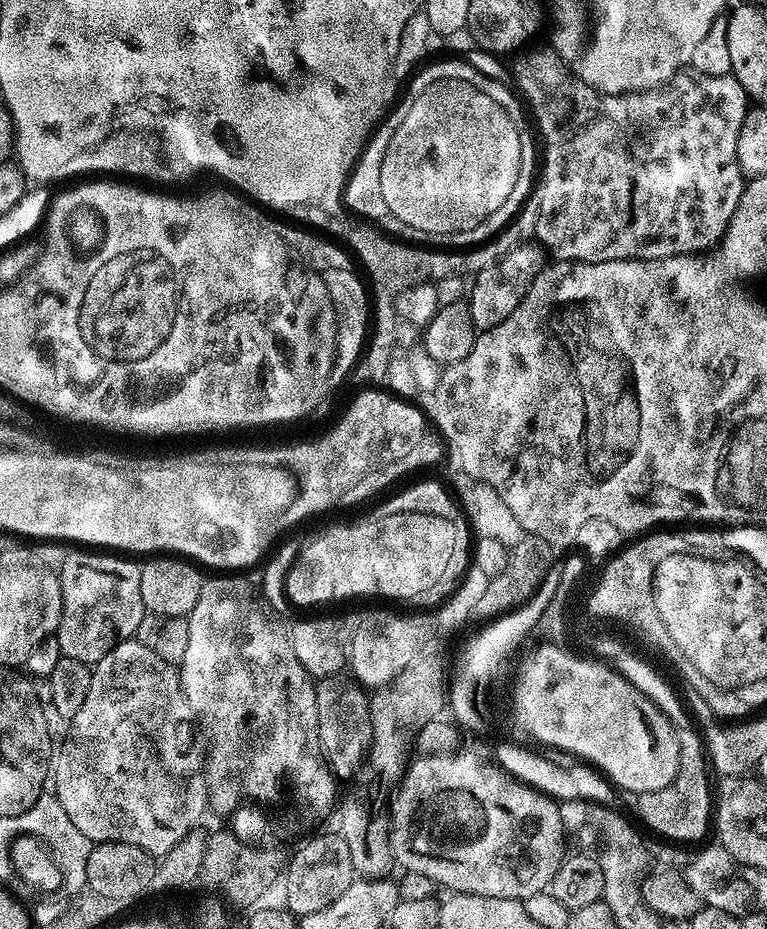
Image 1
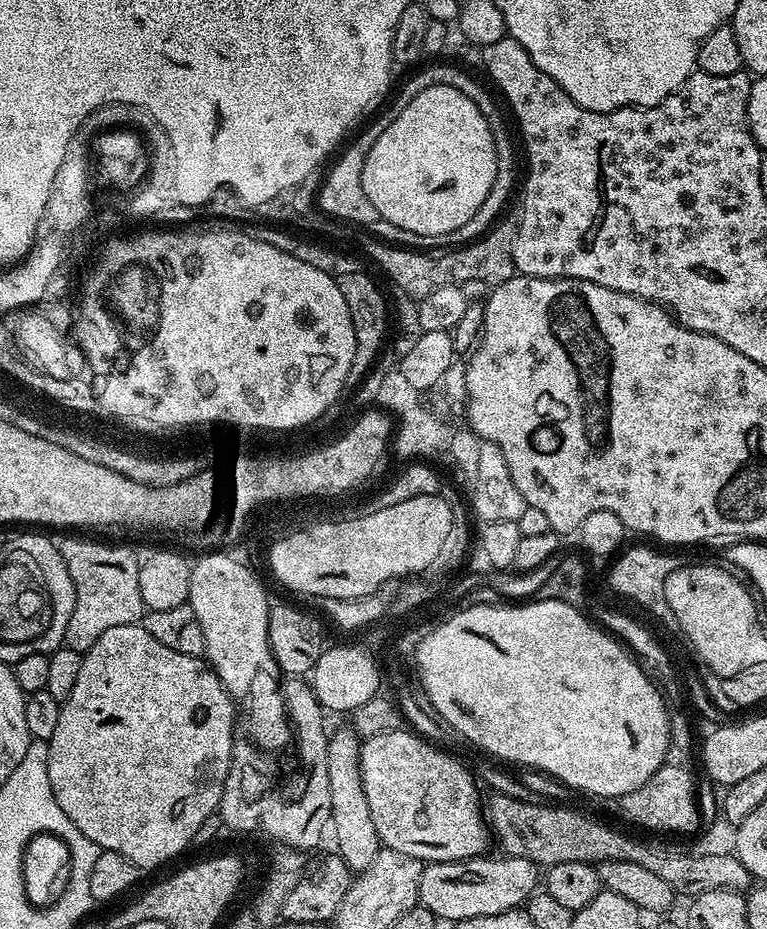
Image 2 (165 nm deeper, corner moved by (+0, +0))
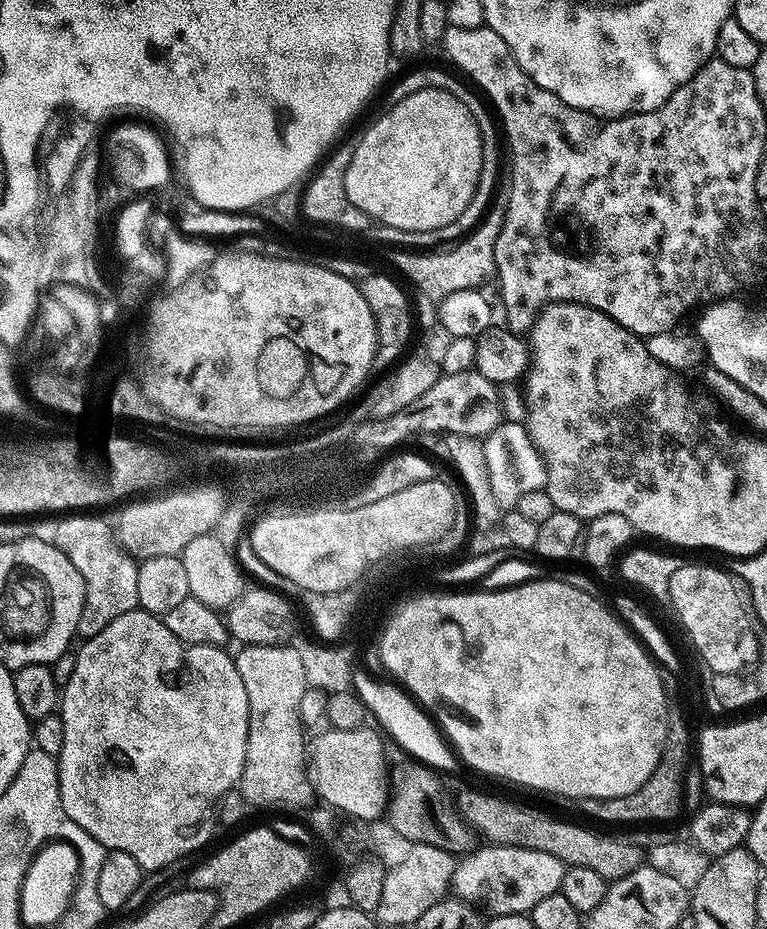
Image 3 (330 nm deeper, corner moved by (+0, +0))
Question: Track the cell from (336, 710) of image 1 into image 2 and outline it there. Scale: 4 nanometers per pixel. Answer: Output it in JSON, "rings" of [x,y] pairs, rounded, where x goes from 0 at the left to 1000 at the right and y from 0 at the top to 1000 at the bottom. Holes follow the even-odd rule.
{"rings":[[[456,786],[435,788],[426,805],[426,829],[430,841],[430,889],[435,893],[439,918],[460,939],[471,939],[480,934],[497,915],[492,890],[484,879],[482,868],[477,862],[476,848],[471,842],[469,831],[469,797]]]}

